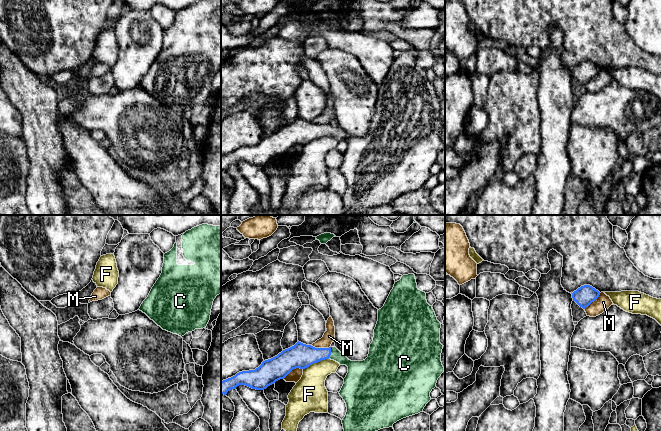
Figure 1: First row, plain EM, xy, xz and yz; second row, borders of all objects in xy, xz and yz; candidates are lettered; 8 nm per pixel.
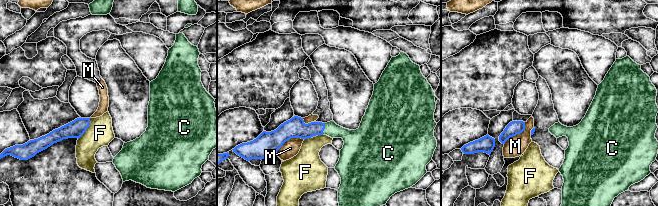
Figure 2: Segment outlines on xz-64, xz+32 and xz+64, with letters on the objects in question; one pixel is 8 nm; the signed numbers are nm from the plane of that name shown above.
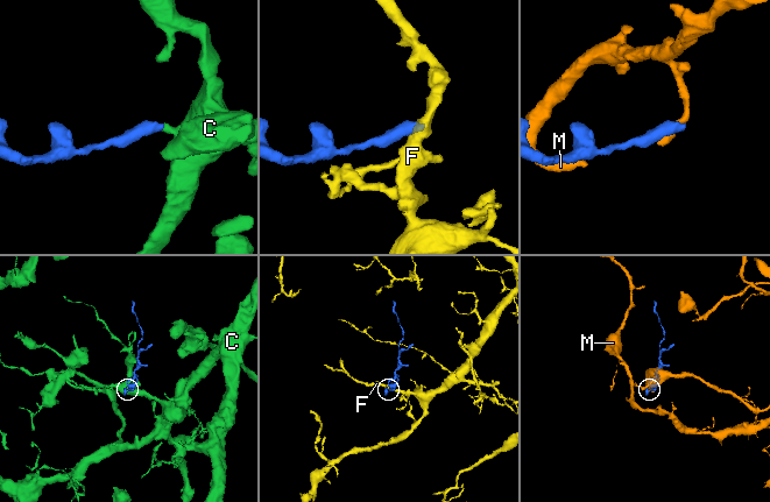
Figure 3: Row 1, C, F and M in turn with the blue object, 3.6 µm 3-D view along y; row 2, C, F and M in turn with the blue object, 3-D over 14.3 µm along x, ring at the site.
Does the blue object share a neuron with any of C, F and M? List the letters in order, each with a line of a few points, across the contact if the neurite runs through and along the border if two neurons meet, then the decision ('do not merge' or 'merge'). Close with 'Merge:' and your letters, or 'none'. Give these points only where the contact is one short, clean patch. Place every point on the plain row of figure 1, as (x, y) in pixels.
C: line xz (300, 131), (330, 129), (335, 130), (356, 145); merge
F: line xz (328, 134), (314, 138), (303, 145); do not merge
M: line xz (310, 121), (330, 123); do not merge
Merge: C

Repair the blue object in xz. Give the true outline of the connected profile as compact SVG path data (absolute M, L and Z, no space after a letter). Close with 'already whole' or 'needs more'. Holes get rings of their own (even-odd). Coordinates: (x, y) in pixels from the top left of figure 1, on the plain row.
M403 51L395 58L384 82L378 86L373 117L365 136L351 137L336 123L315 124L298 117L277 132L263 137L255 146L242 147L221 157L221 170L226 171L229 166L236 165L239 161L264 166L276 157L284 155L293 145L305 145L321 136L331 135L348 143L339 168L347 183L342 196L344 215L348 212L364 213L422 188L431 176L430 168L444 148L440 104L441 99L437 96L432 82L427 79L426 69L417 64L415 51Z; needs more

